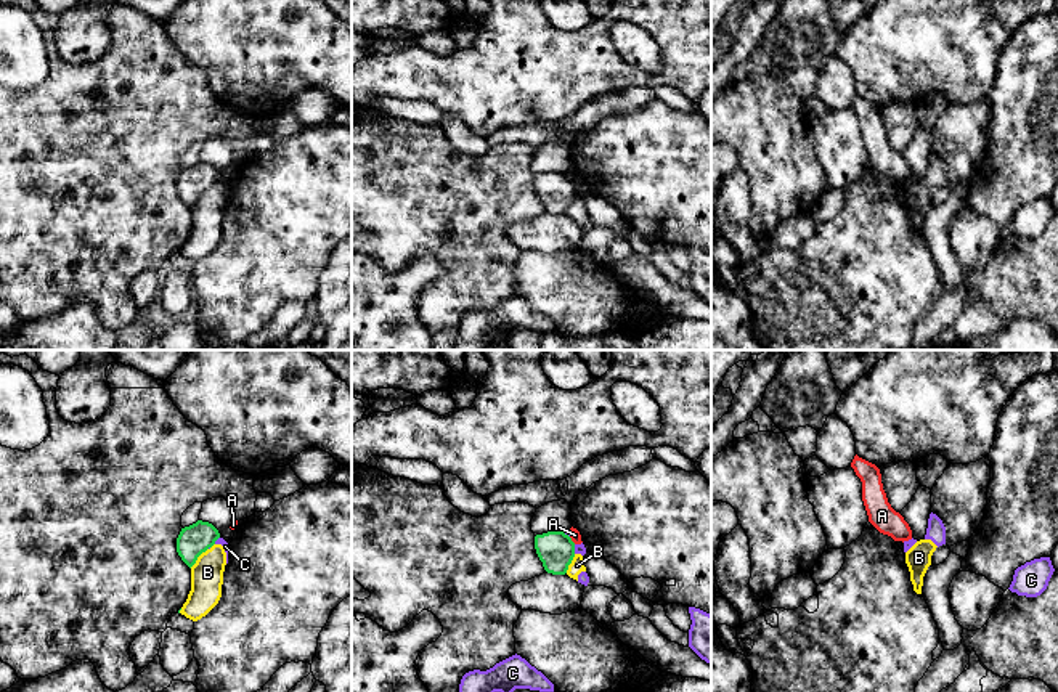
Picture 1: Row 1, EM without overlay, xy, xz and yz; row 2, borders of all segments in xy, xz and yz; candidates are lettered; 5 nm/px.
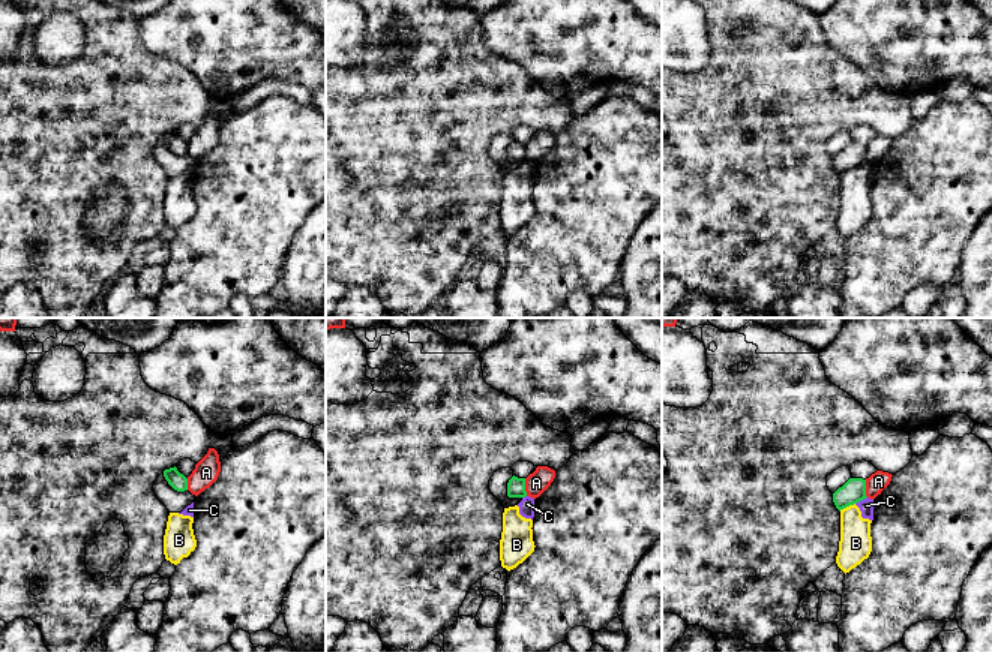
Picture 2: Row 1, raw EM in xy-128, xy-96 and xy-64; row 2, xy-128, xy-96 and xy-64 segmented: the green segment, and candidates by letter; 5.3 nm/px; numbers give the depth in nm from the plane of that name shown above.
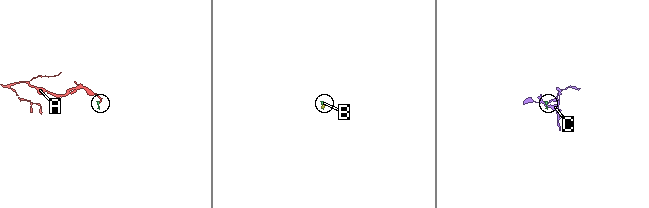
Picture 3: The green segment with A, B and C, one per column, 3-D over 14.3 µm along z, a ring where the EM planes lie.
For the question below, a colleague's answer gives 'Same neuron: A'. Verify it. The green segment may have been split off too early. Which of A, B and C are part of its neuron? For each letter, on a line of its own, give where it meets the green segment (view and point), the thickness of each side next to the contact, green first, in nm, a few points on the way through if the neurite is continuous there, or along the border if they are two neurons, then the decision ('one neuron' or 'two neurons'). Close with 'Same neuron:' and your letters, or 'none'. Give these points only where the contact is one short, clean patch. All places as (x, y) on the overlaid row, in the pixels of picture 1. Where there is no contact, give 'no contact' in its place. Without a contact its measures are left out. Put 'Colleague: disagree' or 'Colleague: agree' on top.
Colleague: disagree
A: meets green in xz at (570, 540); 190 nm thick on the green side, 50 nm on the other; border along xz (569, 537), (575, 543); two neurons
B: meets green in xy at (198, 556); 150 nm thick on the green side, 160 nm on the other; border along xy (207, 548), (190, 567); two neurons
C: meets green in xz at (573, 549); 190 nm thick on the green side, 50 nm on the other; border along xz (573, 545), (575, 553); two neurons
Same neuron: none

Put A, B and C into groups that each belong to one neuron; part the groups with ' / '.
A / B C

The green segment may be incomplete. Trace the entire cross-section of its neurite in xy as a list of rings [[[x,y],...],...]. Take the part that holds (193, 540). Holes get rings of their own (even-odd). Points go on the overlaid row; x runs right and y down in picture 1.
[[[197,520],[196,523],[181,528],[177,538],[177,552],[191,568],[197,557],[212,547],[218,538],[220,533],[212,523]]]

